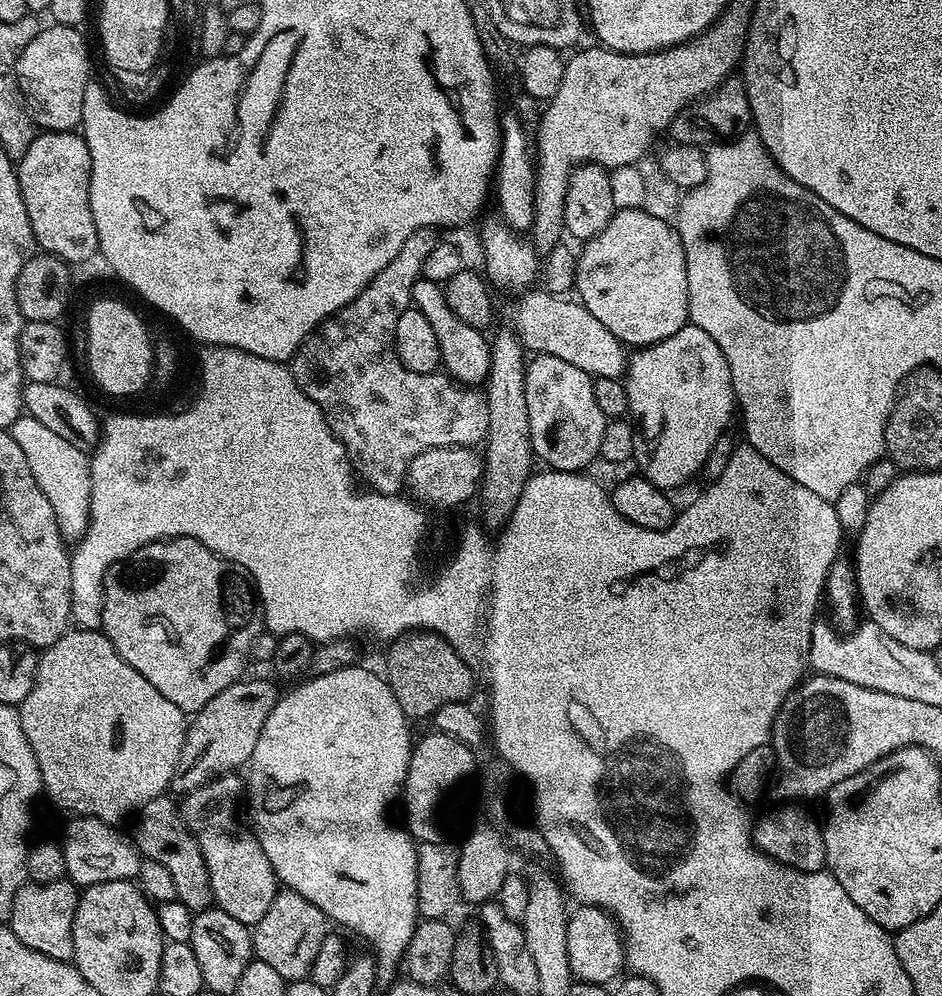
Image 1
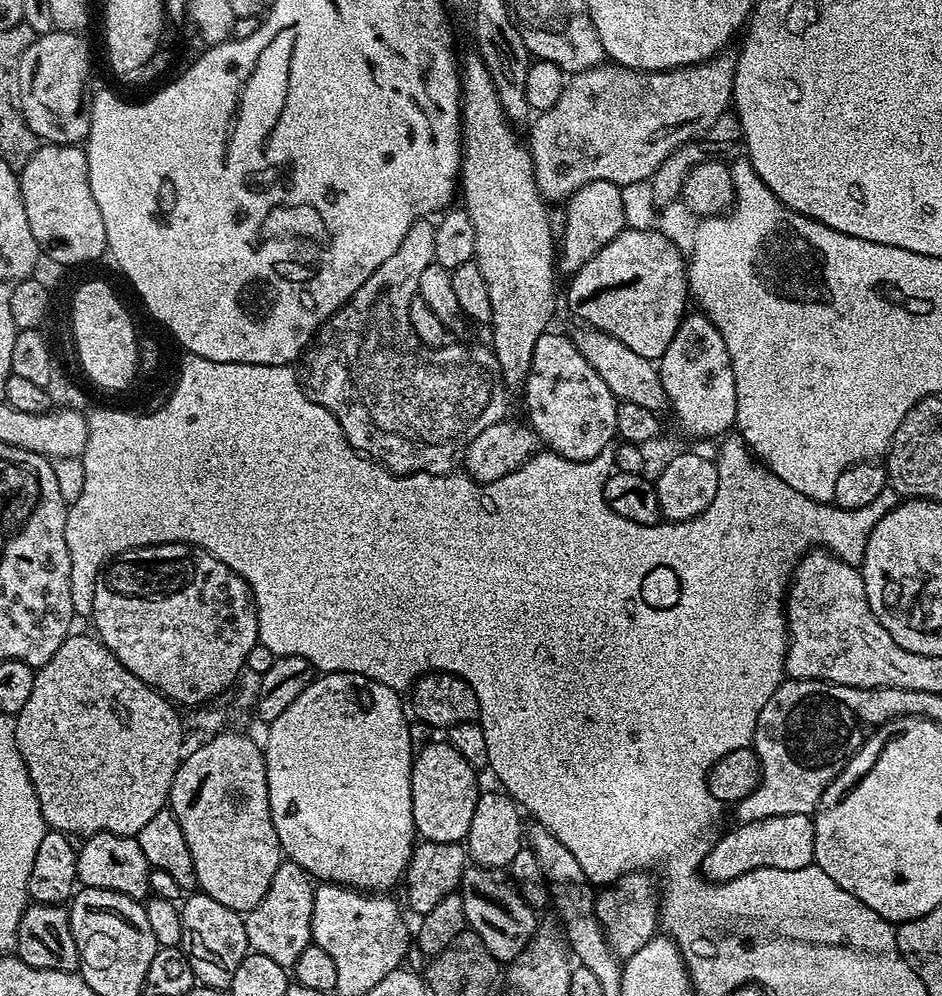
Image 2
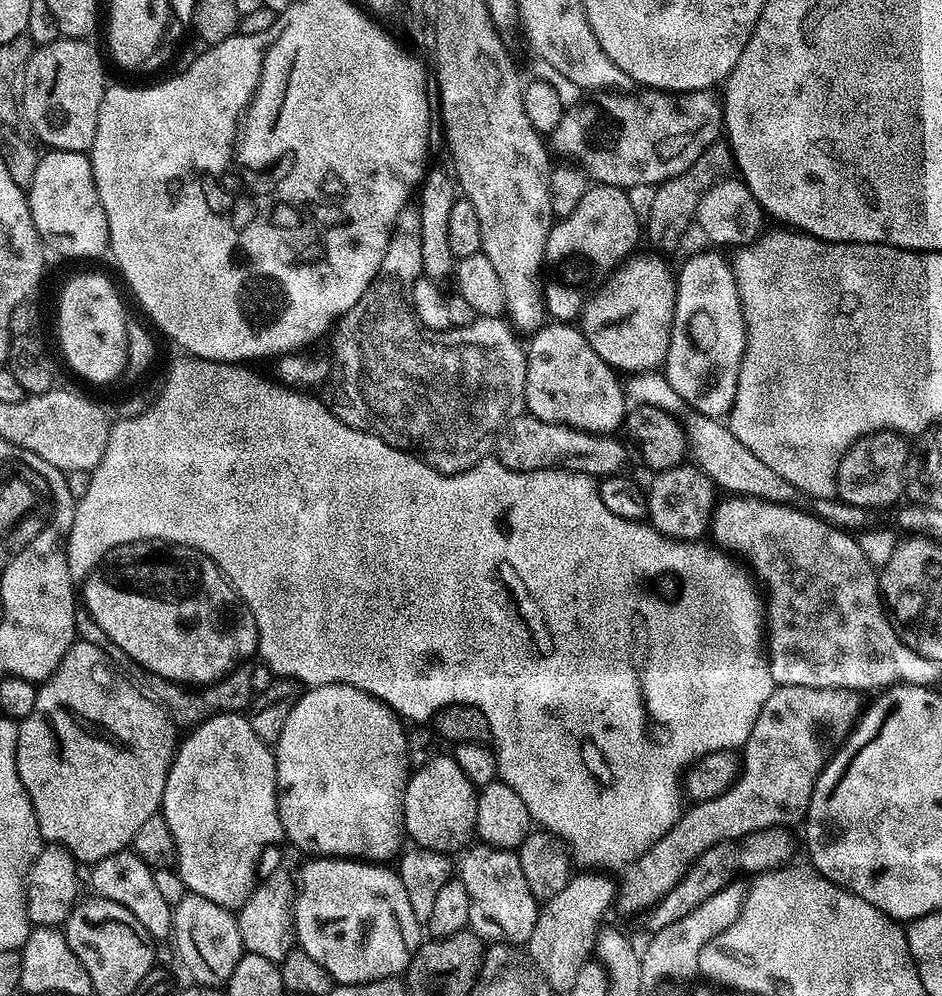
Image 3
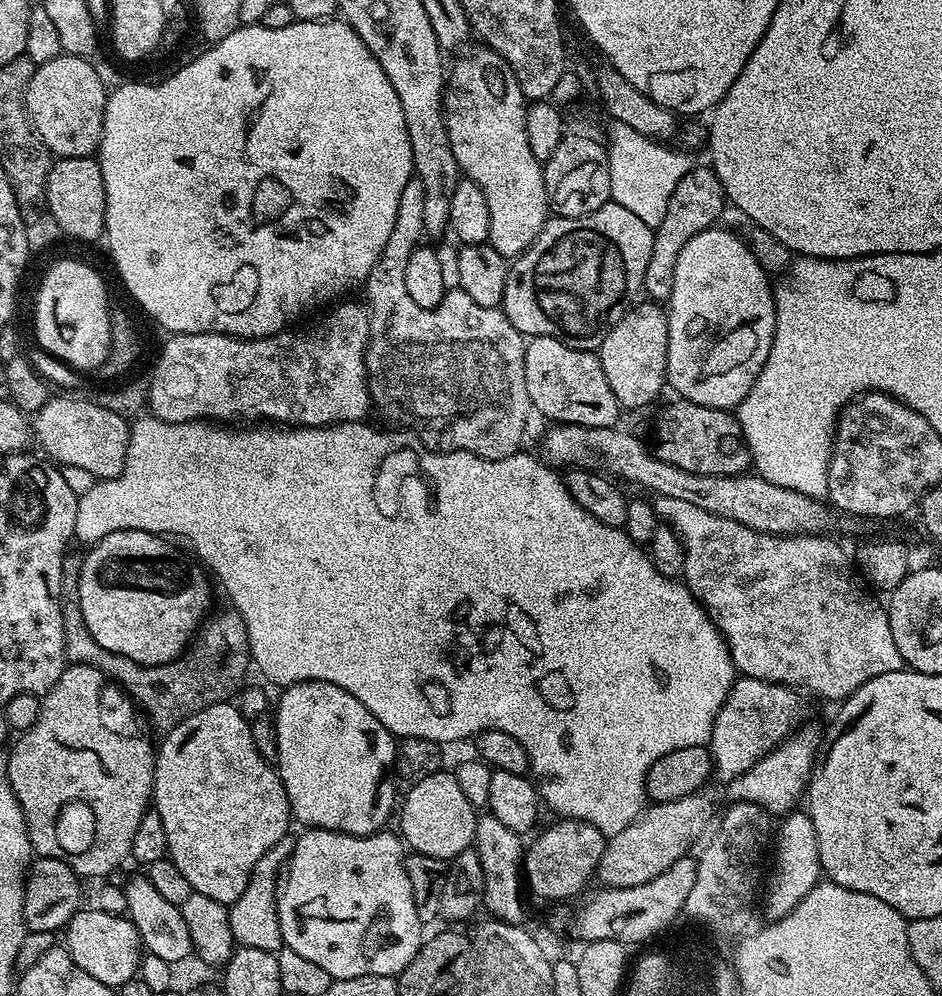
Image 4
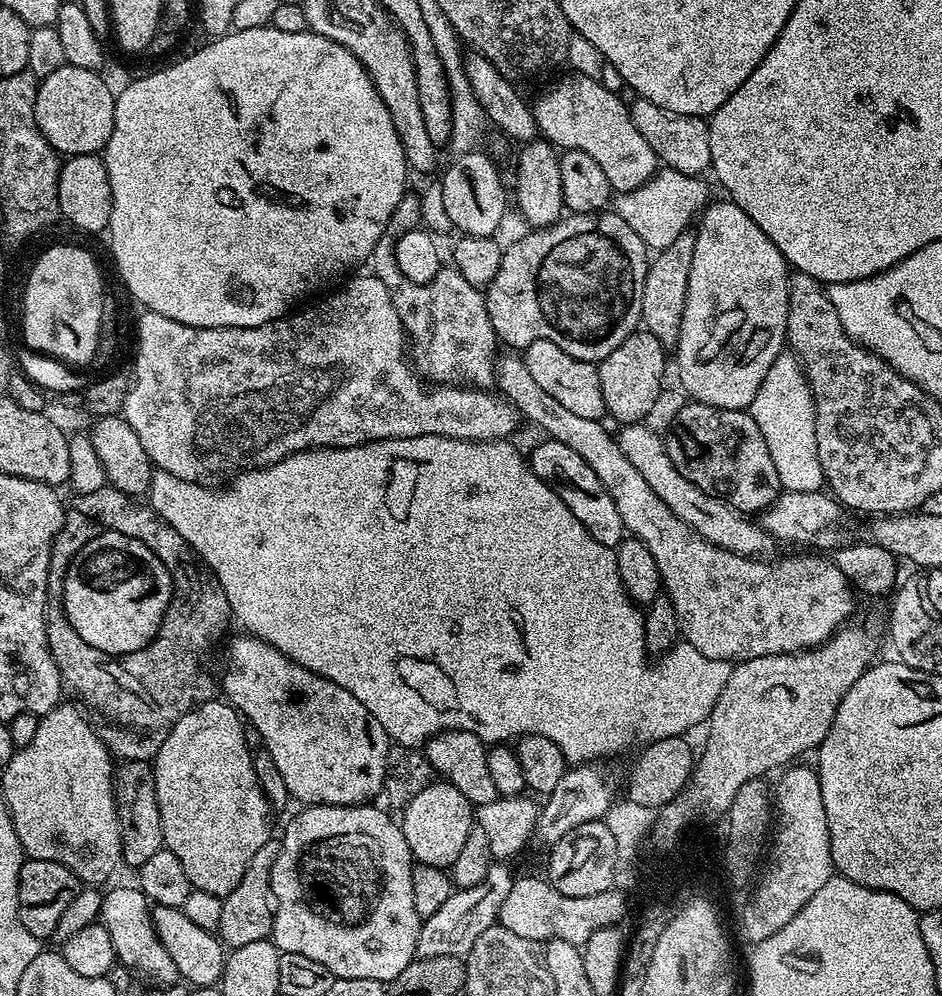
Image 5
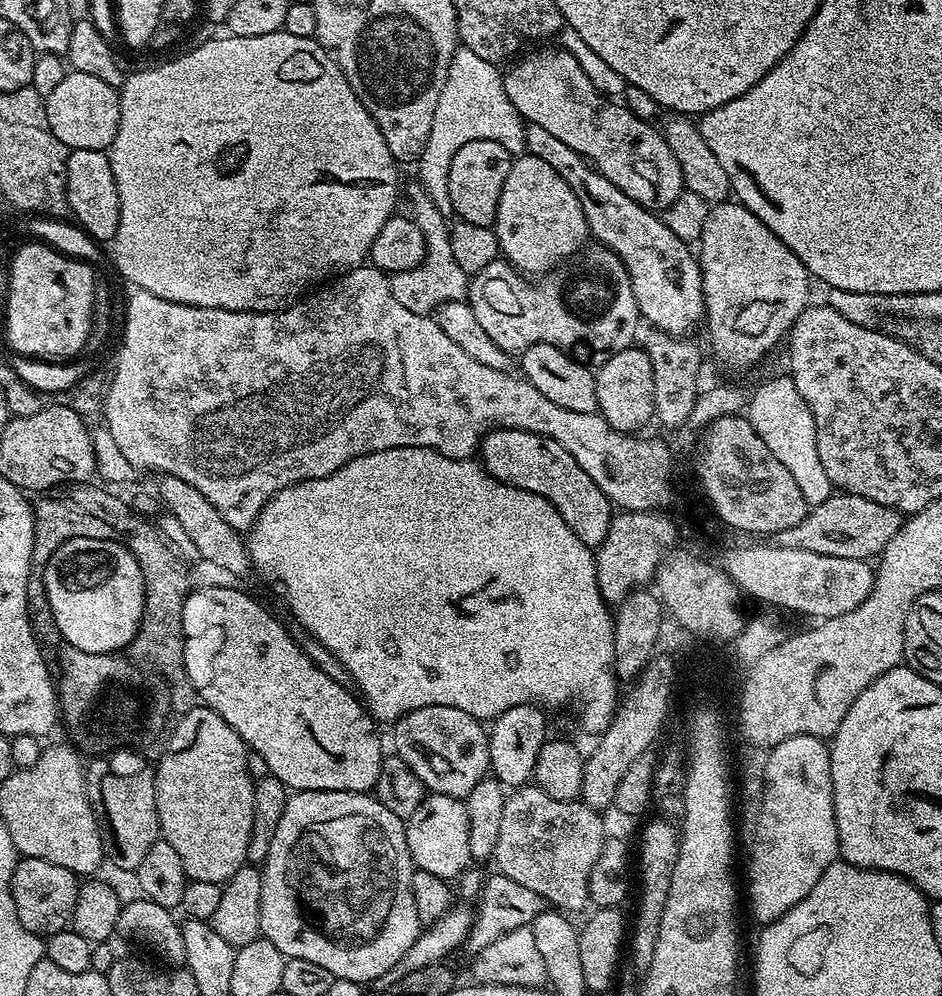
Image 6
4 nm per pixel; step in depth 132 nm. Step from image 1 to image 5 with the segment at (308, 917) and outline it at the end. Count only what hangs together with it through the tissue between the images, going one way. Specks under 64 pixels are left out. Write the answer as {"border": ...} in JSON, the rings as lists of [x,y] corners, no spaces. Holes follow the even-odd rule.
{"border":[[[269,838],[254,854],[250,866],[246,866],[246,874],[242,874],[242,882],[230,890],[230,894],[222,899],[222,918],[218,936],[229,949],[247,946],[249,942],[267,940],[272,935],[272,917],[274,901],[272,899],[272,867],[278,858],[279,839]]]}

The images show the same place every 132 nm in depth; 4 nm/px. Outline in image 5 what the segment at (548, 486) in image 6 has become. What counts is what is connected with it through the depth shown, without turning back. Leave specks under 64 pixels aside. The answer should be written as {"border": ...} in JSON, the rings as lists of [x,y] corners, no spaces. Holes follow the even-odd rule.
{"border":[[[551,438],[541,441],[533,450],[532,456],[530,452],[534,474],[538,474],[538,478],[542,478],[542,482],[546,482],[546,486],[550,486],[554,494],[558,494],[558,498],[566,502],[566,506],[570,506],[570,514],[574,514],[574,518],[578,518],[578,522],[582,522],[582,526],[590,530],[590,538],[602,542],[602,546],[617,549],[625,540],[626,529],[622,514],[618,514],[618,506],[614,506],[614,498],[610,498],[606,486],[598,482],[598,474],[594,474],[594,470],[590,470],[590,466],[582,462],[582,458],[574,454],[574,450],[570,450],[570,446]]]}

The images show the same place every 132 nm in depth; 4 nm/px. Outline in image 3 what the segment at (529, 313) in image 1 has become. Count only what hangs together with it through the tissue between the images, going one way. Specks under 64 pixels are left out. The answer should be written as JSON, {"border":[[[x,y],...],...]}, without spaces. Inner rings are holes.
{"border":[[[663,371],[629,375],[626,380],[626,396],[633,405],[645,404],[658,410],[666,410],[683,424],[695,467],[705,472],[721,493],[752,496],[756,500],[765,500],[771,504],[792,506],[797,503],[795,500],[798,499],[798,493],[794,486],[790,486],[790,482],[778,478],[778,474],[774,474],[774,470],[770,470],[770,466],[766,466],[764,462],[758,462],[758,458],[754,458],[754,454],[750,454],[750,450],[746,450],[746,446],[742,446],[742,442],[734,438],[727,423],[690,407],[682,398],[682,394],[678,394],[678,390],[670,386]]]}

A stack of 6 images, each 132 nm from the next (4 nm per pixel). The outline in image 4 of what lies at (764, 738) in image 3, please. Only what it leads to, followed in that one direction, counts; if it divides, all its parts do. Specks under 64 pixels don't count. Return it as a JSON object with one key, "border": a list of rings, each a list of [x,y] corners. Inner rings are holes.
{"border":[[[801,726],[788,739],[780,743],[779,748],[766,755],[757,764],[750,766],[738,778],[727,781],[728,800],[735,802],[745,800],[751,804],[762,806],[769,814],[787,814],[801,803],[802,797],[807,793],[808,781],[812,778],[812,769],[818,763],[818,749],[822,744],[822,732],[816,728]]]}

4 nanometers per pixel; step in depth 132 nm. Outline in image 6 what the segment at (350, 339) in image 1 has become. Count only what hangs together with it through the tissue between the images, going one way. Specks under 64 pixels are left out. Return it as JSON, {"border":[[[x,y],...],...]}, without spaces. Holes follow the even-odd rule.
{"border":[[[413,186],[408,192],[408,200],[412,203],[412,221],[418,226],[418,230],[422,230],[422,238],[426,242],[426,254],[422,262],[414,266],[414,270],[391,273],[388,276],[388,285],[394,298],[398,298],[398,302],[402,302],[406,310],[432,314],[441,304],[465,299],[470,276],[462,270],[462,266],[458,266],[451,250],[449,217],[438,214],[438,206],[430,202],[426,190],[422,187]]]}

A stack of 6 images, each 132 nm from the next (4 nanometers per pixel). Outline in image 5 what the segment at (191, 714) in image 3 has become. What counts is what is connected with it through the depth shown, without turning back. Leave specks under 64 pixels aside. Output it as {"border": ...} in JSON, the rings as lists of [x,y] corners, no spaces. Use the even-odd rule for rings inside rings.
{"border":[[[109,486],[102,490],[94,490],[91,494],[75,494],[71,499],[71,511],[64,517],[62,530],[58,530],[58,534],[52,539],[50,570],[48,571],[48,605],[44,614],[52,612],[52,616],[58,618],[60,625],[66,626],[68,624],[68,620],[64,617],[64,573],[72,565],[72,560],[78,554],[78,550],[82,550],[82,546],[86,546],[86,542],[99,536],[102,531],[101,525],[96,525],[88,516],[97,516],[104,523],[103,527],[107,531],[126,534],[126,538],[141,540],[146,546],[150,546],[150,550],[154,550],[154,554],[166,566],[166,570],[172,573],[172,601],[168,603],[168,609],[158,626],[156,637],[145,648],[138,650],[140,656],[131,656],[130,654],[100,656],[100,650],[94,650],[94,646],[88,644],[88,660],[94,660],[94,662],[88,662],[88,678],[84,678],[84,682],[82,680],[70,682],[70,686],[71,684],[88,684],[86,692],[78,694],[78,690],[73,690],[71,695],[77,701],[88,703],[98,715],[105,716],[110,723],[117,724],[122,731],[128,732],[124,744],[115,745],[113,743],[111,745],[110,751],[113,757],[124,762],[130,760],[152,762],[155,761],[158,750],[162,750],[162,742],[166,742],[166,734],[170,734],[170,730],[174,730],[178,718],[190,714],[190,710],[194,710],[206,702],[217,699],[218,680],[217,677],[216,680],[212,677],[208,663],[212,660],[212,647],[223,638],[224,631],[228,628],[228,620],[230,624],[233,619],[230,602],[226,602],[226,590],[222,590],[222,586],[216,581],[216,575],[204,565],[204,561],[186,542],[186,538],[182,538],[182,534],[178,534],[178,530],[174,530],[174,526],[170,526],[170,522],[162,519],[147,503],[136,504],[140,502]],[[72,508],[76,512],[72,512]],[[92,670],[96,670],[94,676],[90,674]]]}

